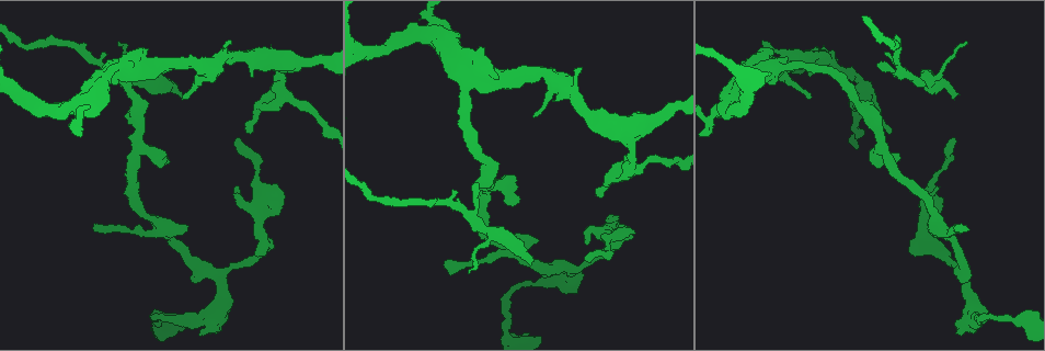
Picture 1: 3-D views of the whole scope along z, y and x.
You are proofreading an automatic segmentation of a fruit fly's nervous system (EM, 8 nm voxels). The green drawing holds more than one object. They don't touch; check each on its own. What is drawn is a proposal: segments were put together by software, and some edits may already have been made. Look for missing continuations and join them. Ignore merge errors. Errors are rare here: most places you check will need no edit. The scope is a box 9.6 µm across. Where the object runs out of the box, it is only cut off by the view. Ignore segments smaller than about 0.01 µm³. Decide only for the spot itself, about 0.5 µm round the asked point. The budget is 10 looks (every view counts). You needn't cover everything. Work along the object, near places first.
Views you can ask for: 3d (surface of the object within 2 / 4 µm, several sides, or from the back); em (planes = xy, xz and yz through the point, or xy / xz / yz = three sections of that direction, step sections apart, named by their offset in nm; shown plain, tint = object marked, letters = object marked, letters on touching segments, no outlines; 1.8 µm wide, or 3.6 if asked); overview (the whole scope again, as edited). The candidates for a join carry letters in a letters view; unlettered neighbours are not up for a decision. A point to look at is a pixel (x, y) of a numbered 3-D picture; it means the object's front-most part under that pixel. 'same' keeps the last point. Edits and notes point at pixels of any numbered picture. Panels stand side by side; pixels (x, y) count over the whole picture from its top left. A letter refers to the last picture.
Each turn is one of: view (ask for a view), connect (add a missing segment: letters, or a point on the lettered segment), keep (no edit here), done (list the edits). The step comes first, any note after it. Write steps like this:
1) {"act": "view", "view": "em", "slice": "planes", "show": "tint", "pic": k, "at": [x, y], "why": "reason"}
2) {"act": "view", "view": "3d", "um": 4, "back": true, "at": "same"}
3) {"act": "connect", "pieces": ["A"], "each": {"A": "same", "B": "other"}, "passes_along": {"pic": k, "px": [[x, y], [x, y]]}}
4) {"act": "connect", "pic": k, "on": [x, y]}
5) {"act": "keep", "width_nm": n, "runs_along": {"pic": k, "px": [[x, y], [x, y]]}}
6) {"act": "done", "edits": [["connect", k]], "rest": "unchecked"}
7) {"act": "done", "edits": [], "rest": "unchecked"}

{"act": "view", "view": "3d", "um": 2, "pic": 1, "at": [530, 261], "why": "branch stops here"}

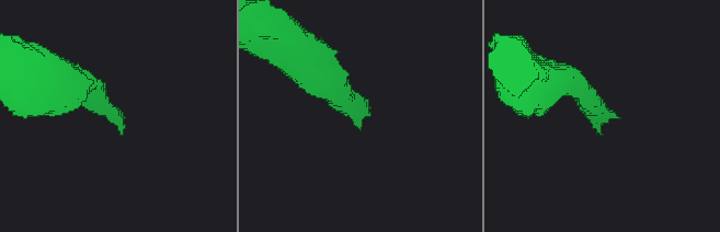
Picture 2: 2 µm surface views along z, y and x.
{"act": "view", "view": "em", "um": 3.6, "slice": "planes", "show": "letters", "pic": 2, "at": [600, 132], "why": "need the tissue"}

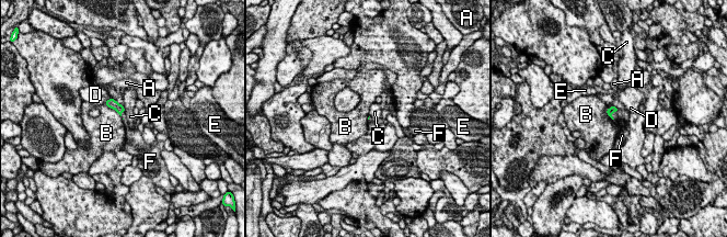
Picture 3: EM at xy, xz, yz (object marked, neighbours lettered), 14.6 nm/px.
{"act": "connect", "pieces": ["F"], "each": {"A": "other", "B": "other", "C": "other", "D": "other", "E": "other", "F": "same"}, "found": "it goes on there"}

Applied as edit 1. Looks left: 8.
{"act": "view", "view": "overview", "why": "redraw"}

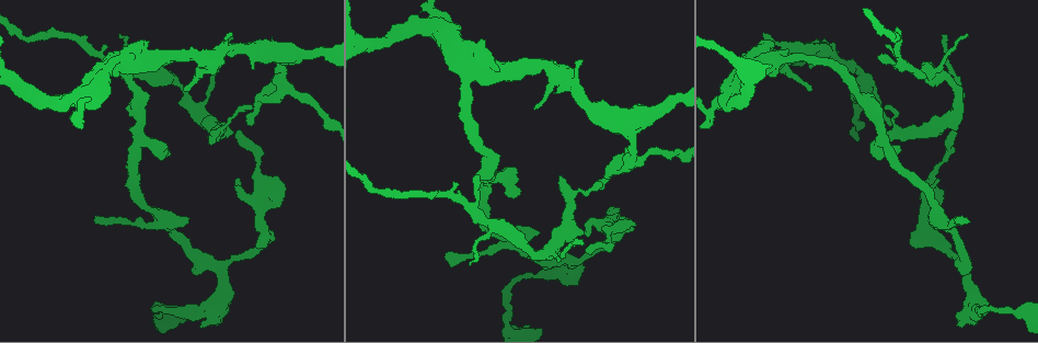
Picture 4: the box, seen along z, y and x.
{"act": "view", "view": "3d", "um": 2, "pic": 4, "at": [505, 319], "why": "calibre changes"}

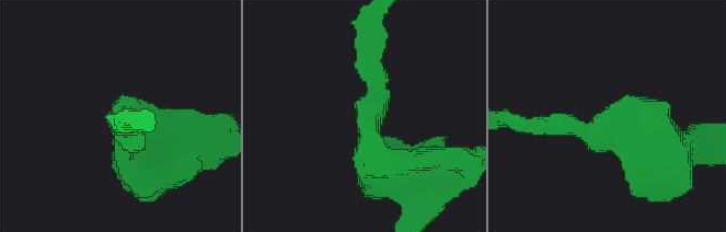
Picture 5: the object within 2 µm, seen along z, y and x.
{"act": "view", "view": "em", "slice": "planes", "show": "tint", "pic": 5, "at": [372, 123], "arm_widths_nm": [170, 380]}

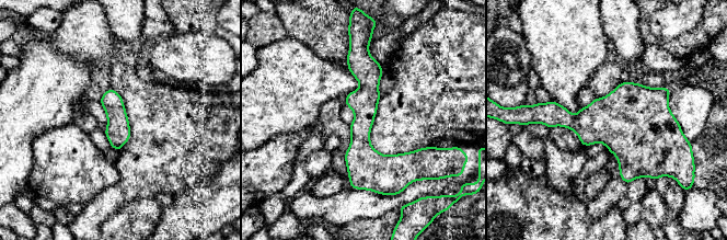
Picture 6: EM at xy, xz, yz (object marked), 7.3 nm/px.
{"act": "view", "view": "em", "slice": "planes", "show": "letters", "at": "same"}

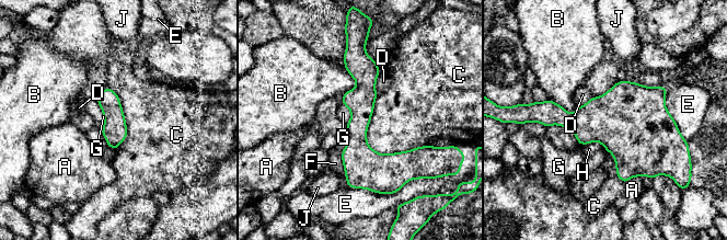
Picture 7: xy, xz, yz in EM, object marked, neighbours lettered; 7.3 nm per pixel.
{"act": "keep", "each": {"A": "other", "B": "other", "C": "other", "D": "other", "E": "other", "F": "other", "G": "other", "H": "other", "J": "other"}, "border": {"pic": 7, "px": [[376, 96], [374, 150], [427, 146]]}, "found": "no lettered segment goes on from it"}

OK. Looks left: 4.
{"act": "view", "view": "3d", "um": 4, "back": true, "pic": 4, "at": [518, 193], "why": "an open end"}

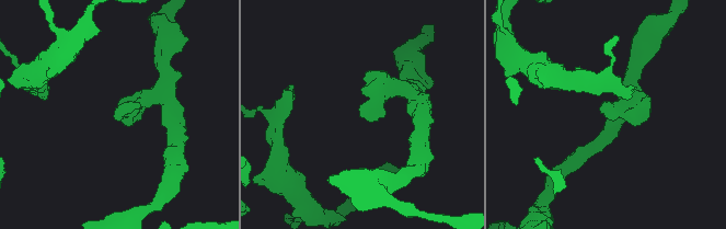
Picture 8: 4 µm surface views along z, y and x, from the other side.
{"act": "view", "view": "em", "slice": "planes", "show": "letters", "pic": 8, "at": [116, 118]}

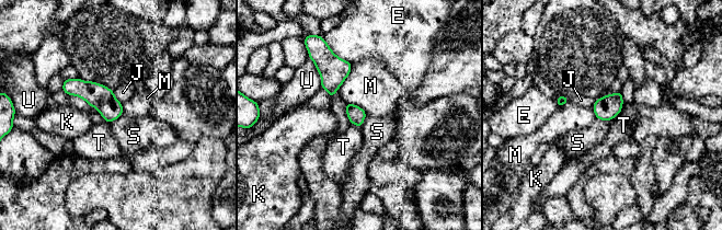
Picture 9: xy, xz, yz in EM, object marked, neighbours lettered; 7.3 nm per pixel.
{"act": "keep", "each": {"E": "other", "J": "other", "K": "other", "M": "other", "S": "other", "T": "other", "U": "other"}, "border": {"pic": 9, "px": [[596, 117], [612, 119]]}, "found": "no lettered segment goes on from it"}

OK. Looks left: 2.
{"act": "done", "edits": [["connect", 3]], "rest": "unchecked"}

